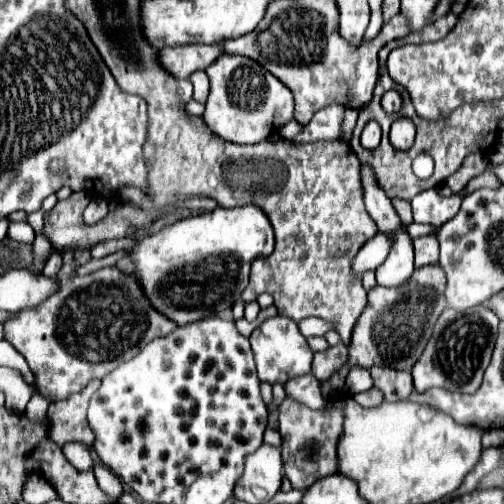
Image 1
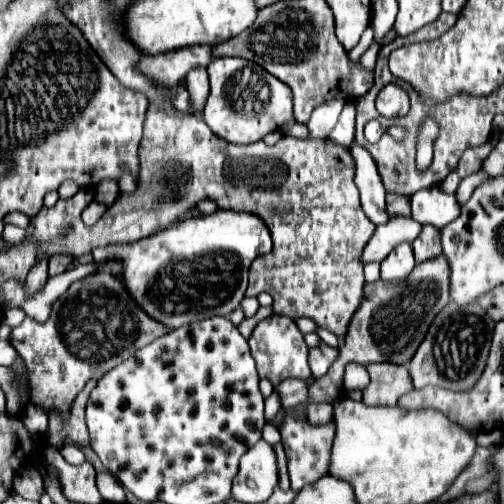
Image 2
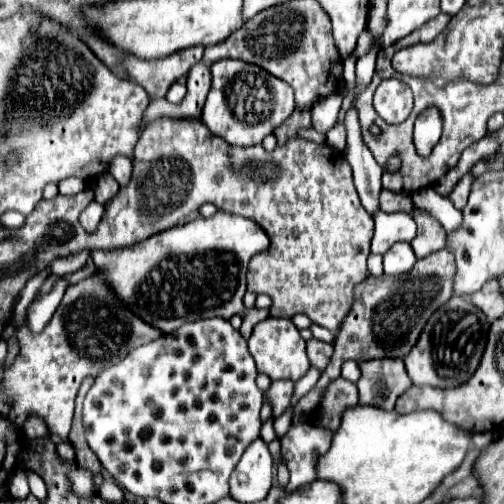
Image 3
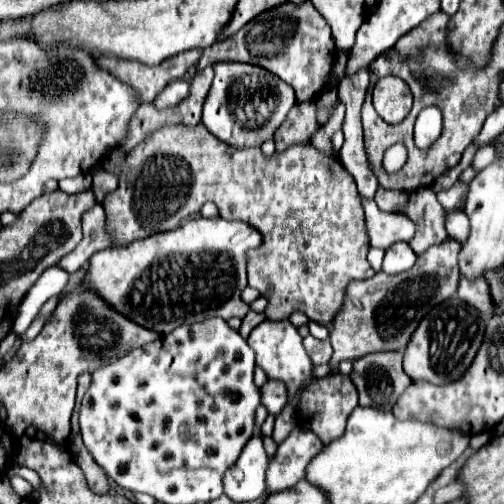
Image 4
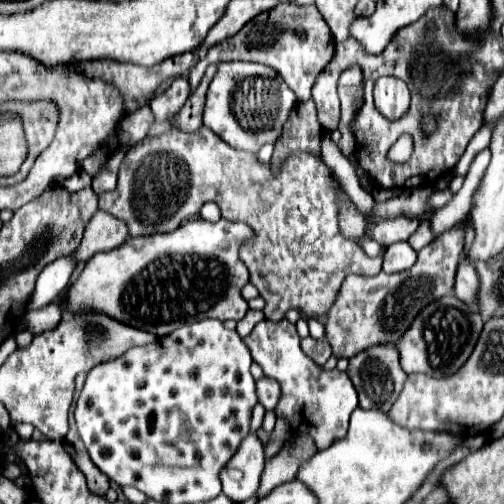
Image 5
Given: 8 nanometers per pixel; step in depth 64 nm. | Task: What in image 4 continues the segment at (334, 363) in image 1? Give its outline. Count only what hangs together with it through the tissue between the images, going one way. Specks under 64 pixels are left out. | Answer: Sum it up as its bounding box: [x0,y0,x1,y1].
[304,336,332,366]

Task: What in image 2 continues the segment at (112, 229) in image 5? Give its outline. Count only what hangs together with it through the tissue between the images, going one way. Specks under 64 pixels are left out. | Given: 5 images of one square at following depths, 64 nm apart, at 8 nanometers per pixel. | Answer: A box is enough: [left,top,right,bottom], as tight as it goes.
[82,202,106,226]

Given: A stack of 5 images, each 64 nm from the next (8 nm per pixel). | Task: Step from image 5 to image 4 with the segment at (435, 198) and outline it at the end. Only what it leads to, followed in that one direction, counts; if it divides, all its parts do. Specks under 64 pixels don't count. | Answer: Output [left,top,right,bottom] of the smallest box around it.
[438,184,468,210]

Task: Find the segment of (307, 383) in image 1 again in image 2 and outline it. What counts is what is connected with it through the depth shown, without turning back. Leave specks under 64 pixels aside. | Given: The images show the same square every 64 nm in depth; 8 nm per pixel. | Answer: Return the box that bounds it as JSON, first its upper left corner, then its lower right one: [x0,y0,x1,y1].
[274,378,334,424]

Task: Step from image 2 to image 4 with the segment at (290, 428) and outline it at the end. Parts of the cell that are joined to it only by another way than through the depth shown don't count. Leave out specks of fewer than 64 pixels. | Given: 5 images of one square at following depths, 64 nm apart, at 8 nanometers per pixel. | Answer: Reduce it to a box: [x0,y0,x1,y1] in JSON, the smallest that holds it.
[266,426,324,492]

